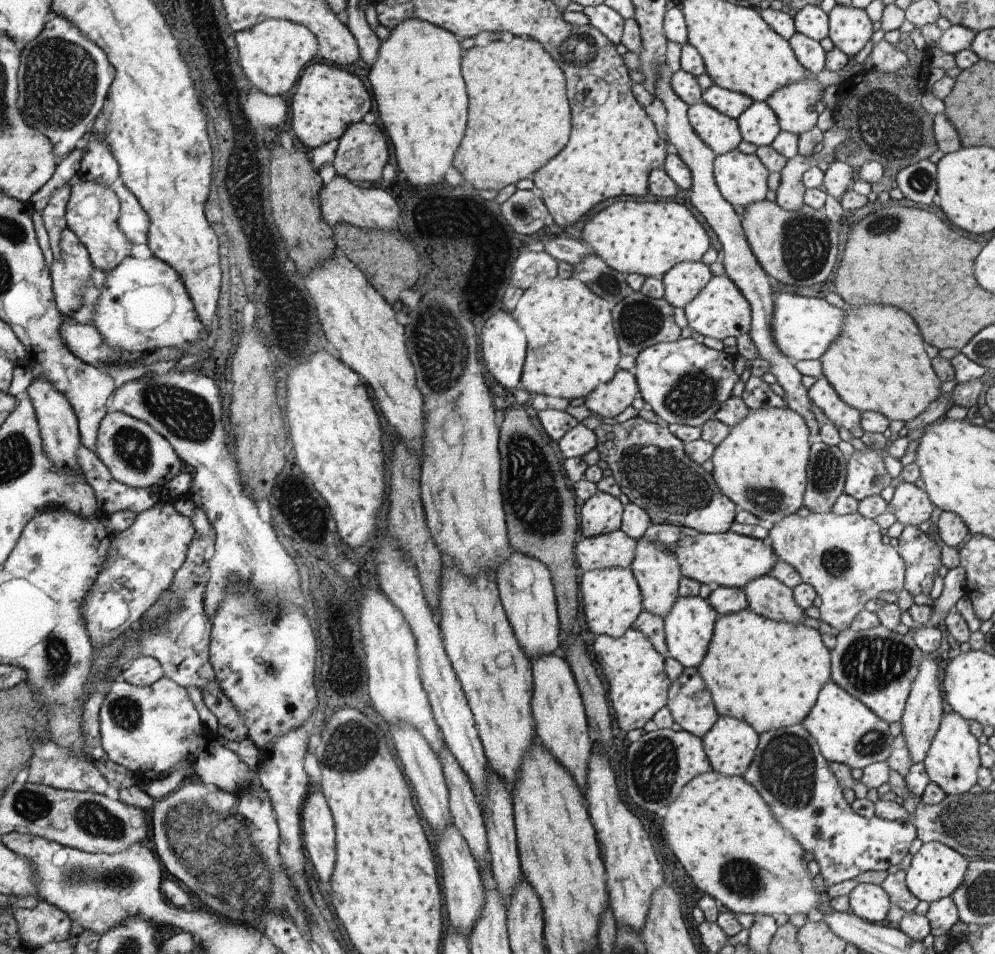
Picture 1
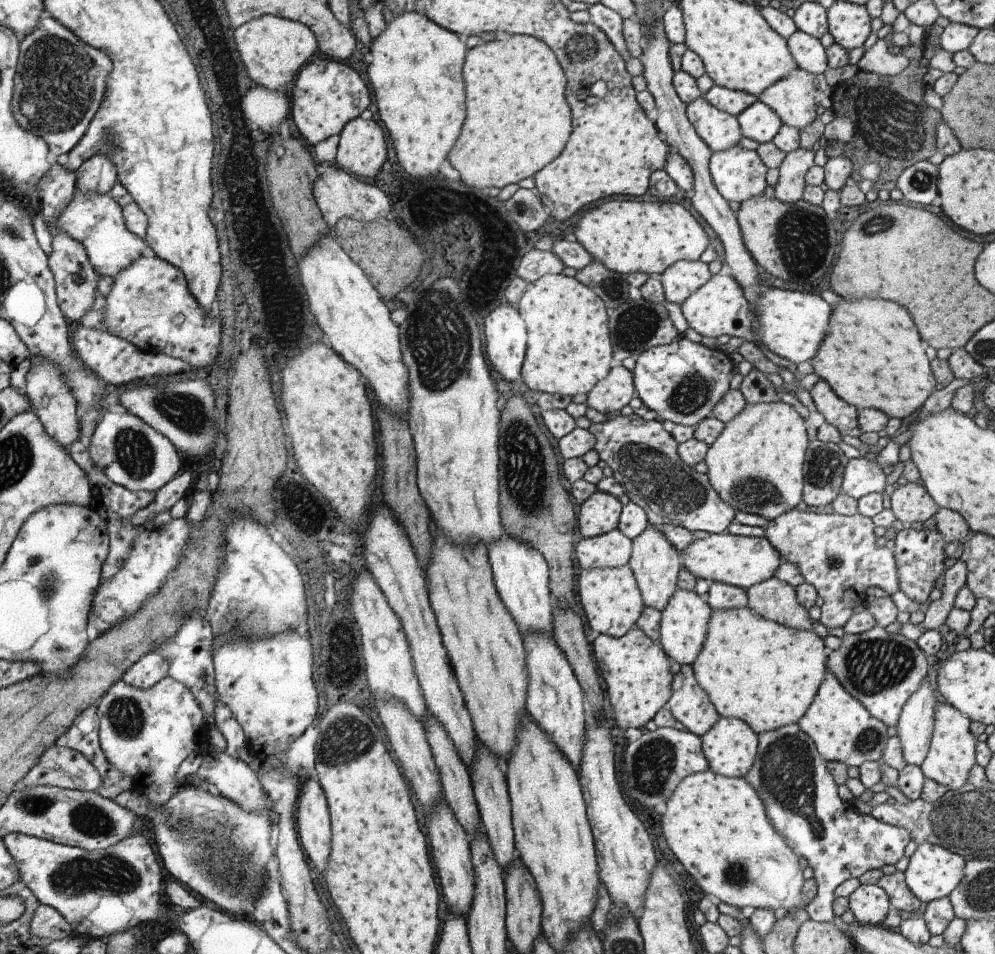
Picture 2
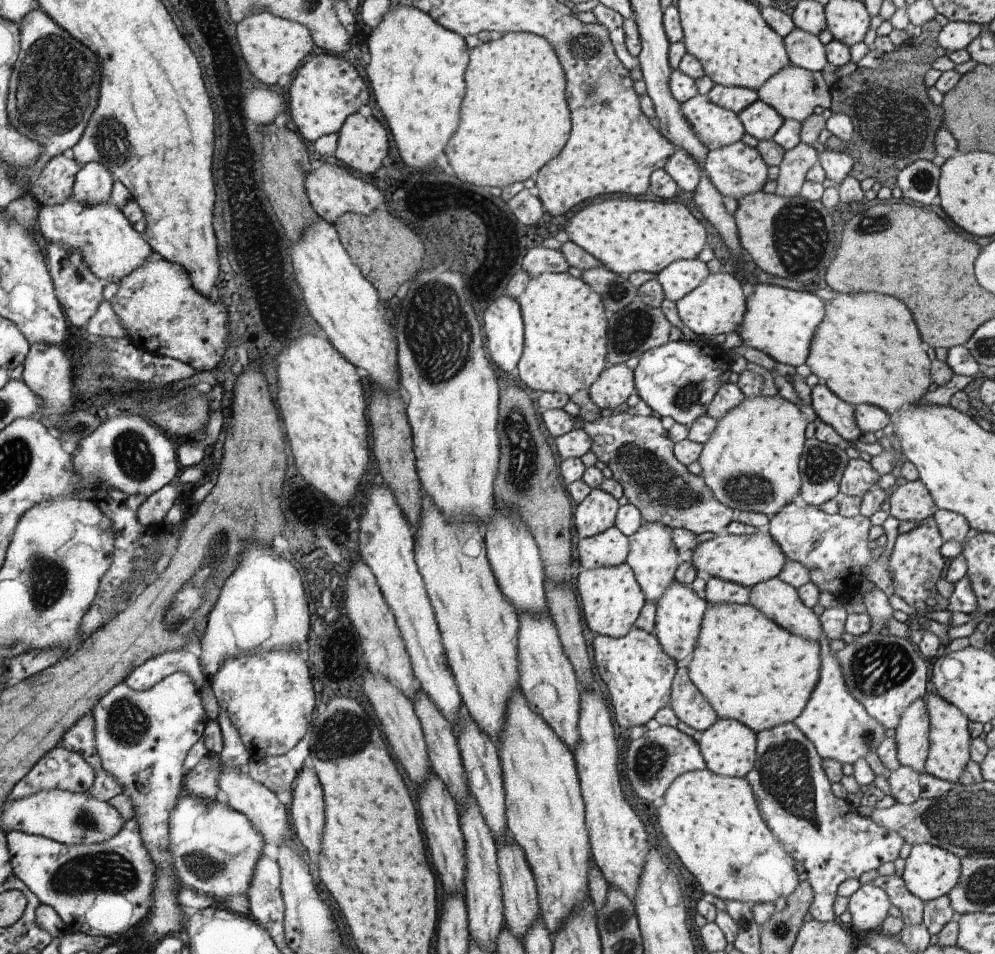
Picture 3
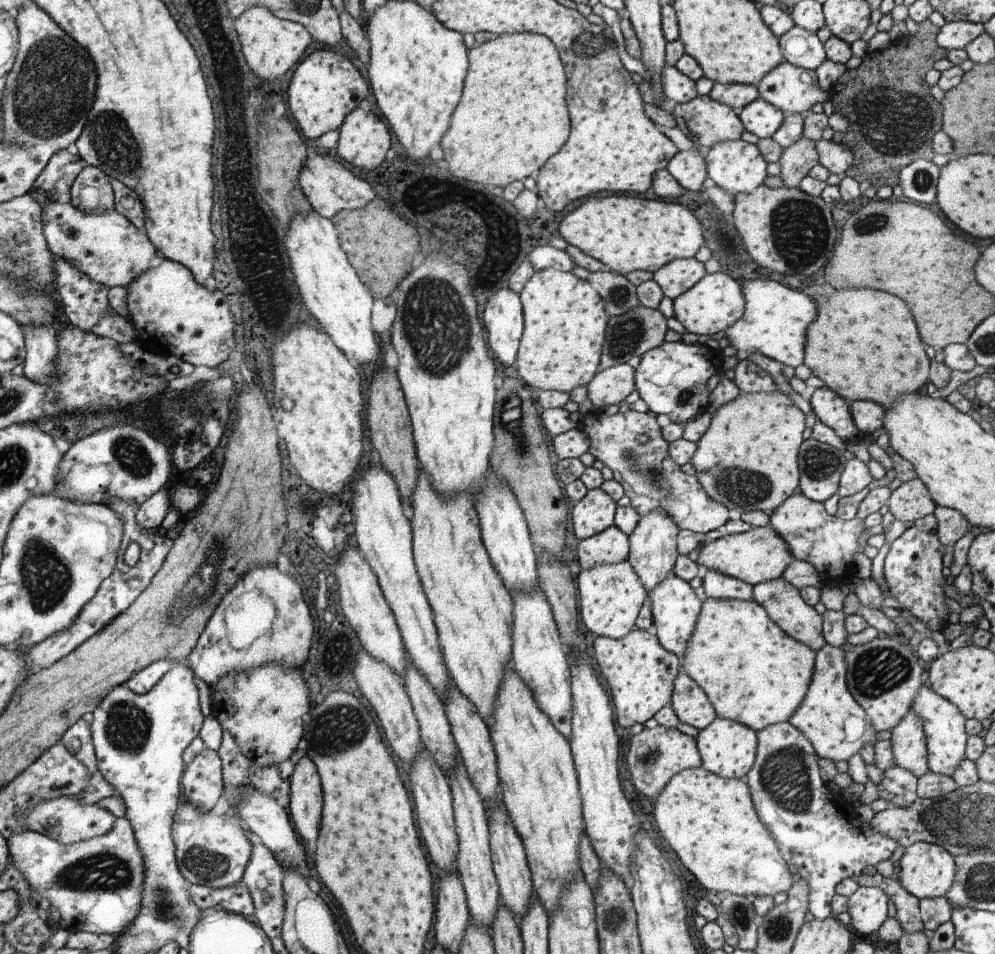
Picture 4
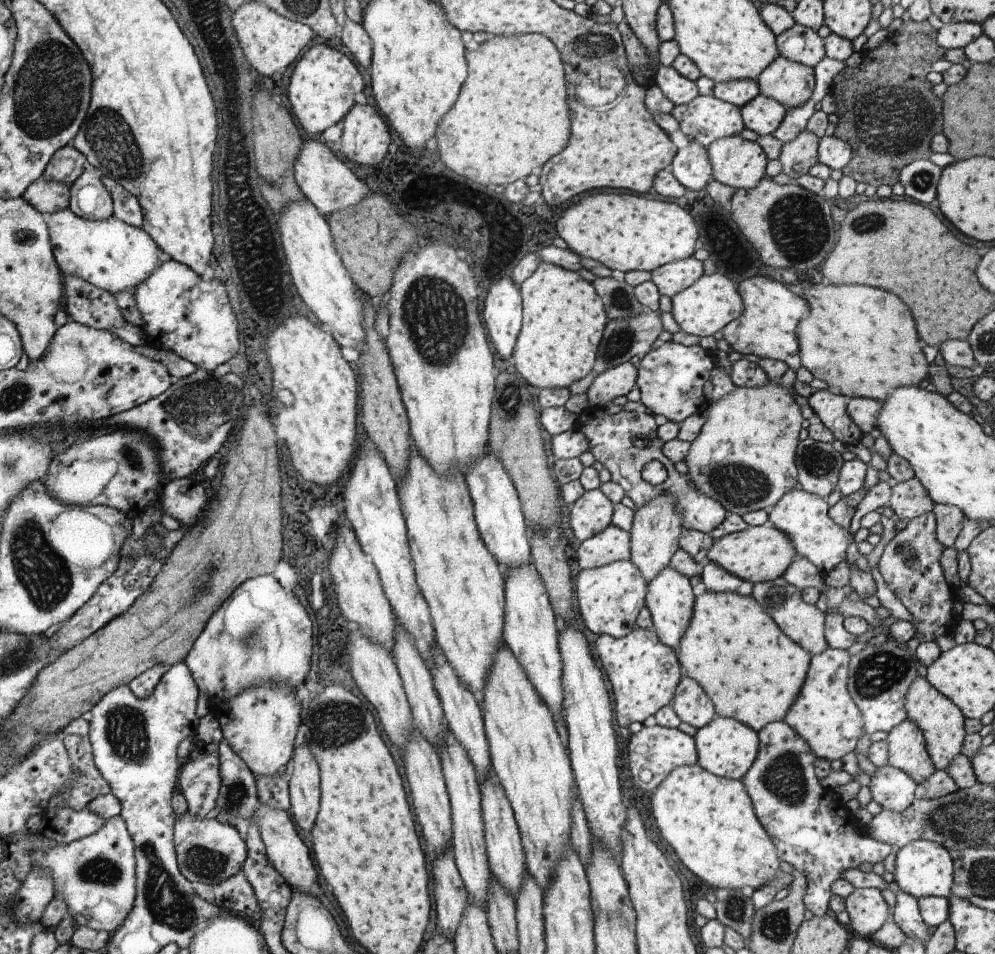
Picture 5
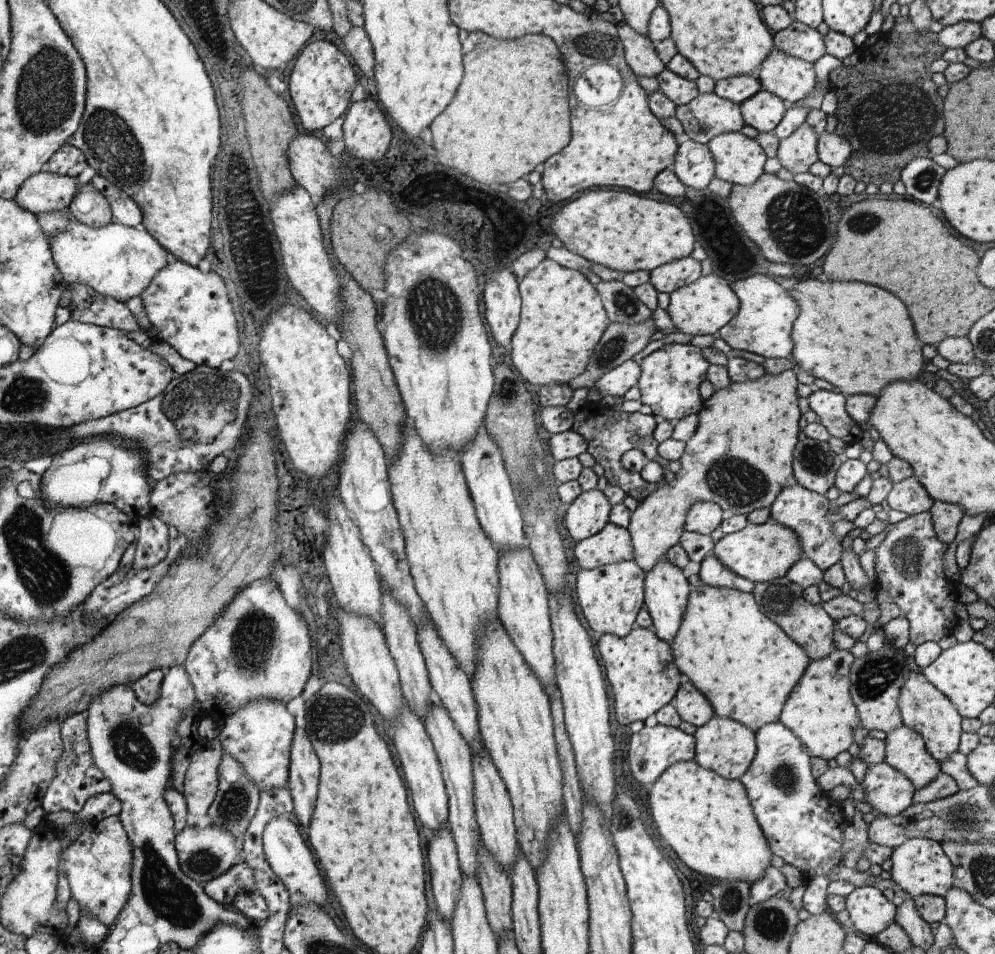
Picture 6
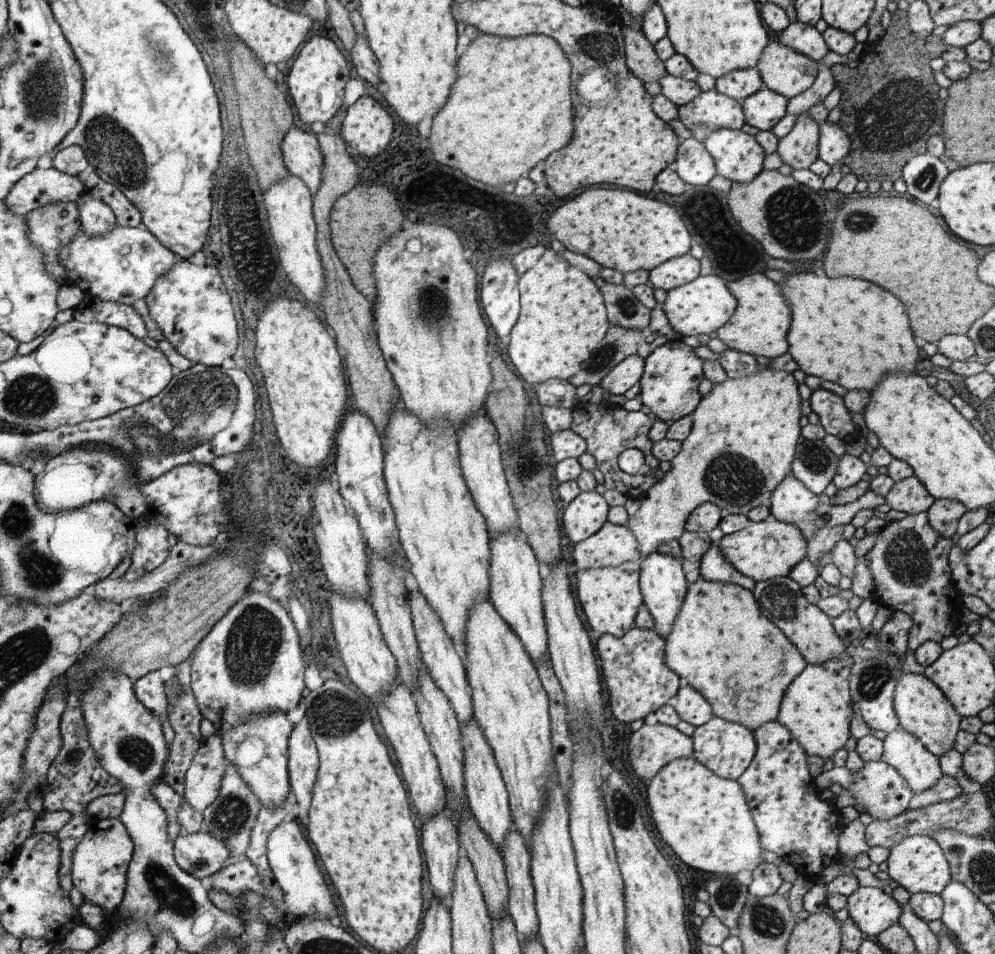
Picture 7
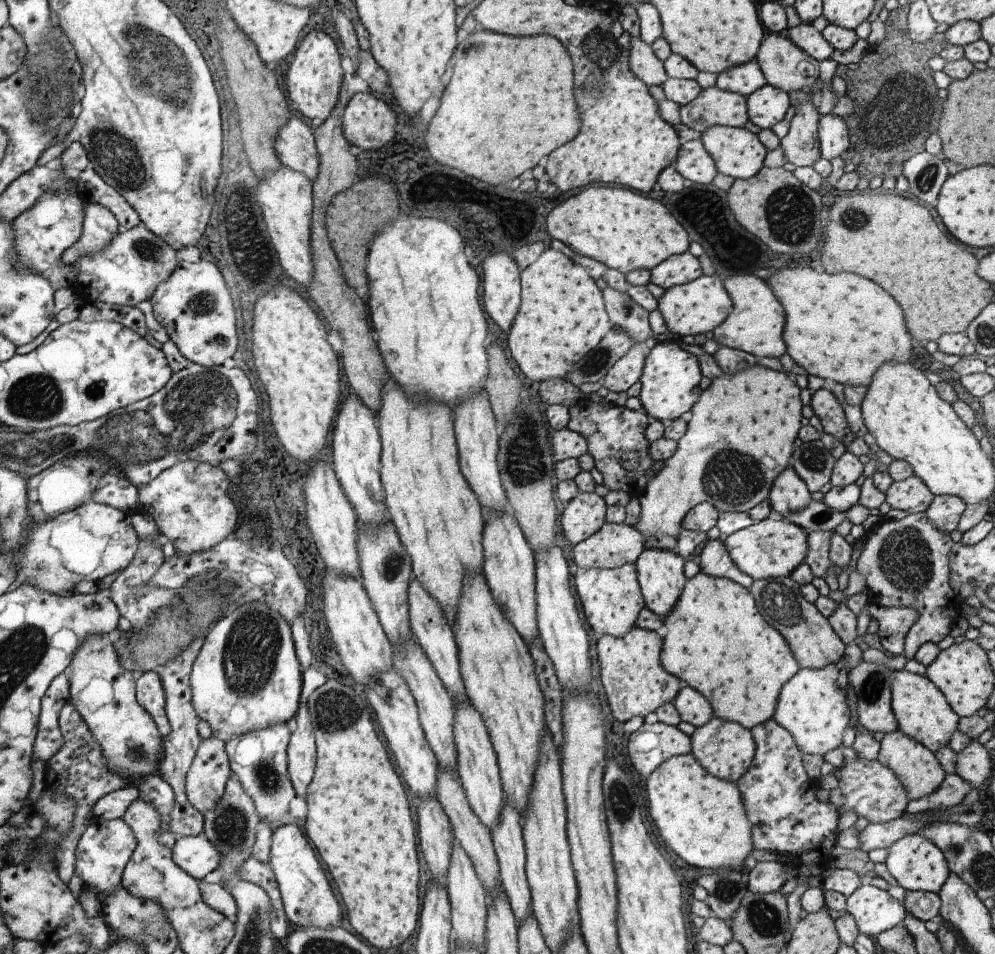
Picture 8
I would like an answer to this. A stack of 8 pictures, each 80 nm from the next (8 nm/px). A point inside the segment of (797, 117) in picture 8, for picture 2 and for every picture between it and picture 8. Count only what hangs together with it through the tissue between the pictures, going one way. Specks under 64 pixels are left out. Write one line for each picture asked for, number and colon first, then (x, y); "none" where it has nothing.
2: (790, 185)
3: (796, 162)
4: (797, 159)
5: (797, 156)
6: (798, 152)
7: (799, 148)

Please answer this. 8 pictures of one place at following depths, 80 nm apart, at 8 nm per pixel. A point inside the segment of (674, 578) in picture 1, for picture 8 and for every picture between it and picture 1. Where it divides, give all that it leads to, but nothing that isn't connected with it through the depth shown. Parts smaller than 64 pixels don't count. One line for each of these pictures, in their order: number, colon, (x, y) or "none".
2: (656, 564)
3: (653, 556)
4: (653, 551)
5: (656, 528)
6: (740, 456)
7: (743, 439)
8: (741, 435)

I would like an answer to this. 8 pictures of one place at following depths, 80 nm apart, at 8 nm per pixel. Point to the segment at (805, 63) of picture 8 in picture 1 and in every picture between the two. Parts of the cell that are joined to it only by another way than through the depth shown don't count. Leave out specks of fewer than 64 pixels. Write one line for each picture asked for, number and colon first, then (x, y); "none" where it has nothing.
1: (793, 104)
2: (795, 98)
3: (794, 92)
4: (791, 88)
5: (790, 83)
6: (790, 78)
7: (782, 69)

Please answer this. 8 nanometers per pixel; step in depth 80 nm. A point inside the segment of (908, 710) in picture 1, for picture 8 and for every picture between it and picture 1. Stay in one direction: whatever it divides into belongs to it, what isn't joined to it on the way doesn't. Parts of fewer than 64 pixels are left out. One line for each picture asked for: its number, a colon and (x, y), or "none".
2: (916, 723)
3: (912, 740)
4: (908, 743)
5: (907, 749)
6: (905, 750)
7: (921, 769)
8: (917, 768)

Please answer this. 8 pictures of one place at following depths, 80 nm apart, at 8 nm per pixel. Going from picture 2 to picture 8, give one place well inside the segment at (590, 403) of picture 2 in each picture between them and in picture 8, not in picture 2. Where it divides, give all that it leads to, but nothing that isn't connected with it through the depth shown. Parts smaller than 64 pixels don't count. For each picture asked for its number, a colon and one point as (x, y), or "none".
3: (612, 388)
4: (611, 386)
5: (618, 381)
6: (616, 382)
7: (625, 374)
8: (628, 369)

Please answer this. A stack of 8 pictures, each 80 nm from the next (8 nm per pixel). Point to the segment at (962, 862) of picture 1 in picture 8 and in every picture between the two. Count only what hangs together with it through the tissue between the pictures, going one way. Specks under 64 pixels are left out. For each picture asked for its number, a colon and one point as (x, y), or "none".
2: (933, 872)
3: (930, 872)
4: (926, 870)
5: (923, 868)
6: (919, 865)
7: (917, 863)
8: (916, 864)

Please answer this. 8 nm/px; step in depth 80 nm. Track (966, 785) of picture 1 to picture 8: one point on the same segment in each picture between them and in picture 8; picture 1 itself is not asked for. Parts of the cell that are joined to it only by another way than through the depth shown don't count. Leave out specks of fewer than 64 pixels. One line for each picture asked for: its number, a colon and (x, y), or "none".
2: (951, 755)
3: (949, 747)
4: (944, 724)
5: (942, 723)
6: (923, 707)
7: (923, 710)
8: (922, 712)

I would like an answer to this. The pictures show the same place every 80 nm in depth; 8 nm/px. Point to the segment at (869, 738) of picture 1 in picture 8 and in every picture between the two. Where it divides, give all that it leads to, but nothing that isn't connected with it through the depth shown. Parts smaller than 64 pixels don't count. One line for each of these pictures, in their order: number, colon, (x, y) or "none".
2: (841, 727)
3: (838, 725)
4: (837, 726)
5: (824, 715)
6: (820, 711)
7: (816, 709)
8: (812, 706)

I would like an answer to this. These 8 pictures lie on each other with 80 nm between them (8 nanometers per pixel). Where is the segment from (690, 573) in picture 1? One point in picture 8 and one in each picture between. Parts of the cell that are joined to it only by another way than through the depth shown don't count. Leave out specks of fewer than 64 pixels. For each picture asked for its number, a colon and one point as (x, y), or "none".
2: (741, 561)
3: (744, 559)
4: (760, 554)
5: (758, 554)
6: (763, 552)
7: (769, 549)
8: (771, 548)

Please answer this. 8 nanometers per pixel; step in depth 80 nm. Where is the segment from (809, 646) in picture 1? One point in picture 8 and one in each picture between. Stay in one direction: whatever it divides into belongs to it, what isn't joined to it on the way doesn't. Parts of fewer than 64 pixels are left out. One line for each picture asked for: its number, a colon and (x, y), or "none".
2: (757, 670)
3: (751, 670)
4: (753, 672)
5: (746, 665)
6: (744, 664)
7: (721, 644)
8: (717, 642)

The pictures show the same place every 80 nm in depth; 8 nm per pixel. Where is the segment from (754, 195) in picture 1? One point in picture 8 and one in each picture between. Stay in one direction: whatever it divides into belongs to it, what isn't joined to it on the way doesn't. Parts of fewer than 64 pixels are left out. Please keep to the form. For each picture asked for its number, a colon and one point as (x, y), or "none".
2: (739, 174)
3: (736, 170)
4: (738, 166)
5: (739, 163)
6: (739, 159)
7: (737, 155)
8: (738, 153)

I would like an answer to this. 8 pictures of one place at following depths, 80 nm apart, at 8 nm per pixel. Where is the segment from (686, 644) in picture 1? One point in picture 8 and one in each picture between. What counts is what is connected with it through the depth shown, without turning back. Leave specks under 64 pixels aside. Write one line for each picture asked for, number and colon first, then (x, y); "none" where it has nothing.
2: (683, 627)
3: (680, 610)
4: (674, 605)
5: (669, 598)
6: (666, 589)
7: (663, 584)
8: (660, 572)

